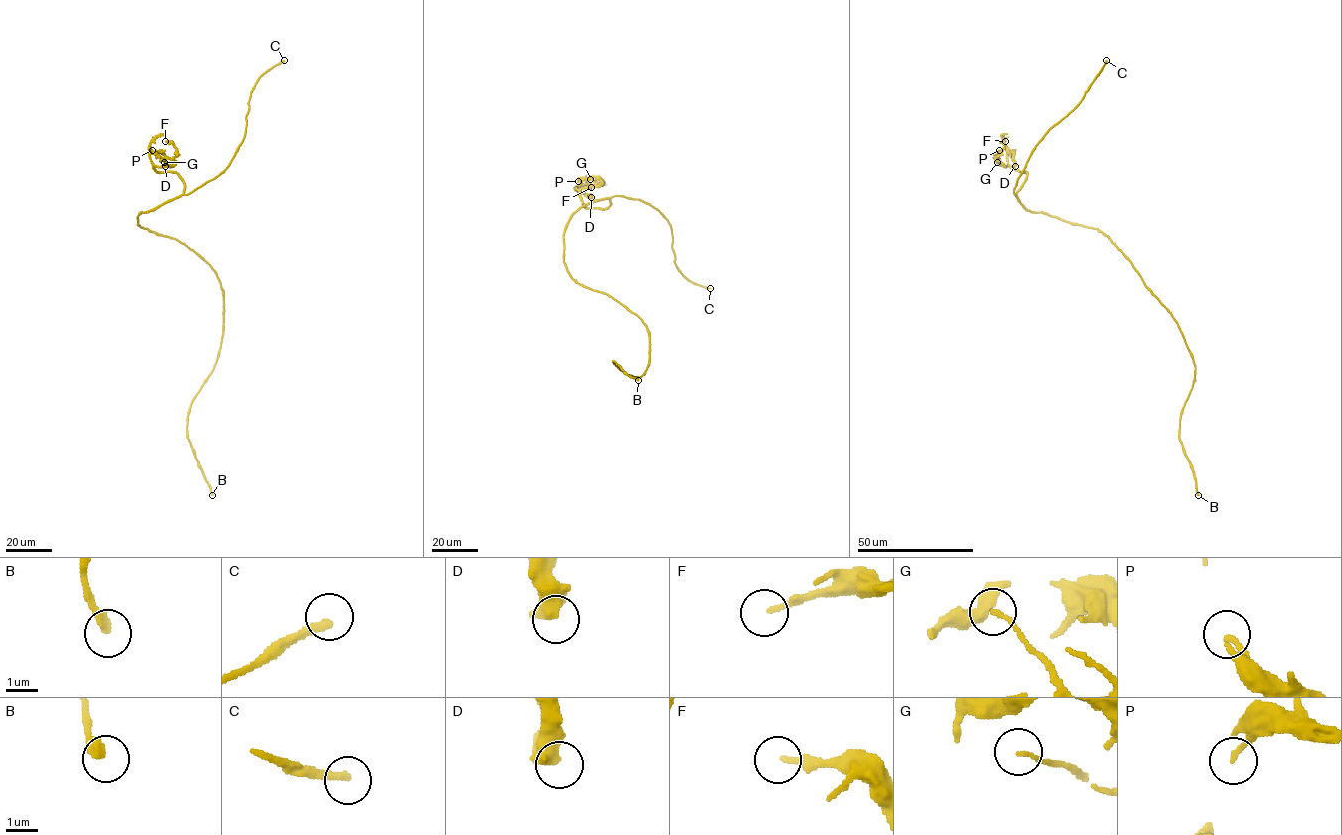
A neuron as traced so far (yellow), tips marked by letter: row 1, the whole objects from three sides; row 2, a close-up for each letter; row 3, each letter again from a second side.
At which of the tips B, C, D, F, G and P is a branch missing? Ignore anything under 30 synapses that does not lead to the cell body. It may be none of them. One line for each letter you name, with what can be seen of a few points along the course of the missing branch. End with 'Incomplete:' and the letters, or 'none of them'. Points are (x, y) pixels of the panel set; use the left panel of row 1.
Incomplete: C

